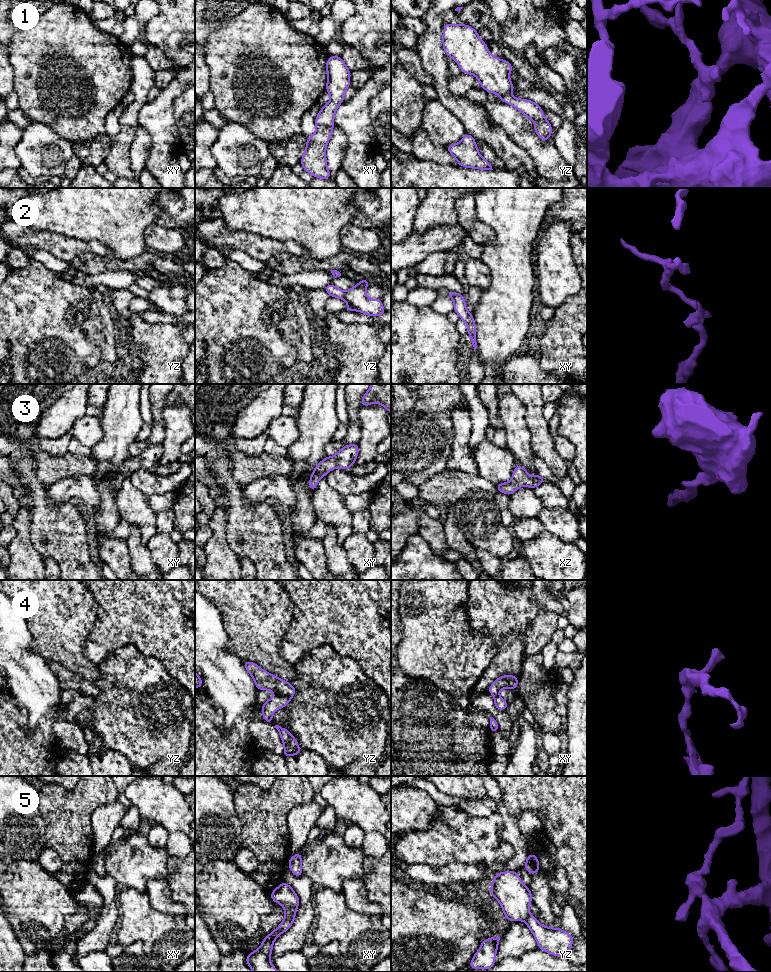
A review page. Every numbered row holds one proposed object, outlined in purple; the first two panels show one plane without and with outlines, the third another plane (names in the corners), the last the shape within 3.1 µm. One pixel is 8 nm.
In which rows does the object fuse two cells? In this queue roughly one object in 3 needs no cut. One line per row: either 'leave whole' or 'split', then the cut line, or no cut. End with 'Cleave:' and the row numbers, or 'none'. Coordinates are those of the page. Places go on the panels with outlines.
1: leave whole; cut none
2: split; cut yz (344, 292), (344, 297), (347, 300)
3: leave whole; cut none
4: split; cut yz (278, 694), (290, 697)
5: split; cut xy (294, 915), (286, 918)
Cleave: 2, 4, 5

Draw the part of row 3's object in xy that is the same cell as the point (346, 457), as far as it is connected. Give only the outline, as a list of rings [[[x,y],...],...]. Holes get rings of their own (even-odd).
[[[355,443],[345,445],[332,457],[325,457],[318,465],[316,465],[310,476],[310,490],[313,492],[318,485],[319,479],[325,477],[331,469],[349,469],[353,464],[355,464],[358,452],[359,446]]]

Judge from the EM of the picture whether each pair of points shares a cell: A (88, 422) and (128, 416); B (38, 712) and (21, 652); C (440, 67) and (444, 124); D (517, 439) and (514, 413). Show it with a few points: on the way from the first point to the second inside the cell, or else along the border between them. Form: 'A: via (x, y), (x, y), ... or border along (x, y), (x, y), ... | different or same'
A: border along (100, 418), (102, 437), (95, 443) | different
B: via (37, 697), (37, 690), (21, 667) | same
C: border along (437, 98), (460, 122) | different
D: via (517, 433), (514, 419) | same

